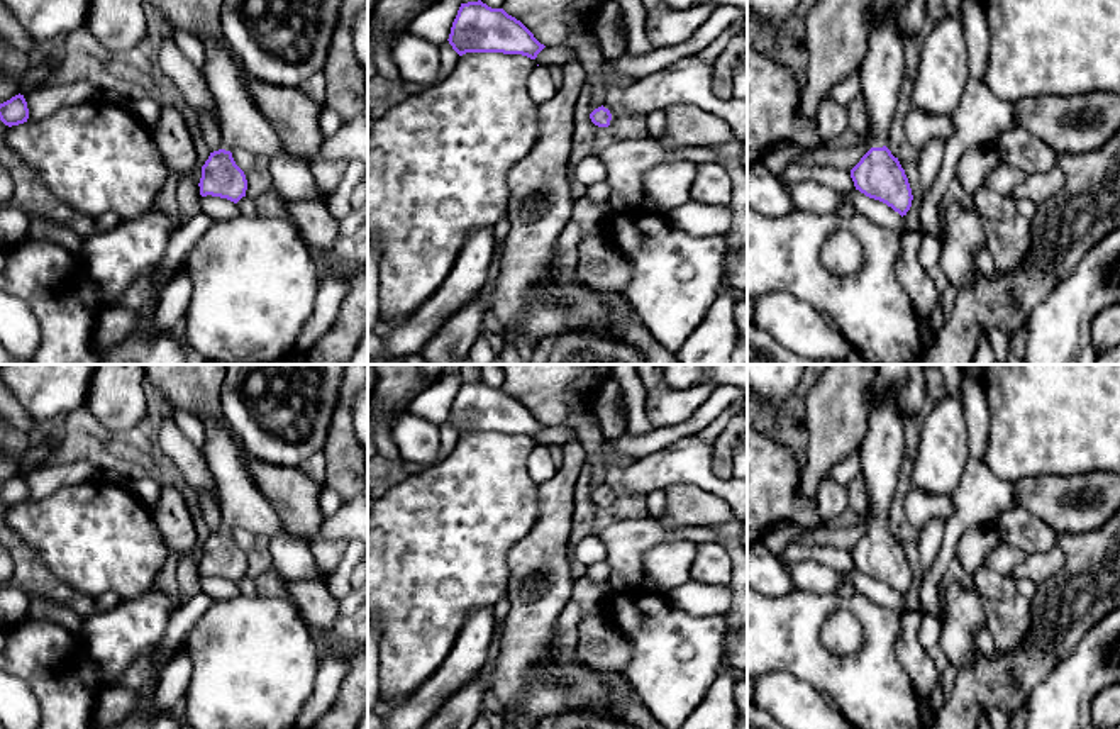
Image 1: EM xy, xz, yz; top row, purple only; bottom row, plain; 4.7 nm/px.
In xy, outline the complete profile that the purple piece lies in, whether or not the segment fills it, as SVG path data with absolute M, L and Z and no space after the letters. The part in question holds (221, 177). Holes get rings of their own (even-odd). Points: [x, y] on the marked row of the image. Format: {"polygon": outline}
{"polygon": "M200 29L197 37L207 54L203 78L220 127L220 149L210 153L202 166L200 195L237 203L246 197L247 180L232 153L247 151L269 159L288 154L288 149L252 100L242 80L242 66L224 36Z"}

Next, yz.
{"polygon": "M886 7L868 39L861 64L861 95L868 110L869 151L851 170L856 190L879 200L901 217L912 207L912 188L898 158L886 147L890 125L905 78L905 39L898 25L898 8Z"}

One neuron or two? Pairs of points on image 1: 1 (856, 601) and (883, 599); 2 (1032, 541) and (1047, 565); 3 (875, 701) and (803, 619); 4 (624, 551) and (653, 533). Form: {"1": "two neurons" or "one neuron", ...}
{"1": "two neurons", "2": "two neurons", "3": "one neuron", "4": "one neuron"}

